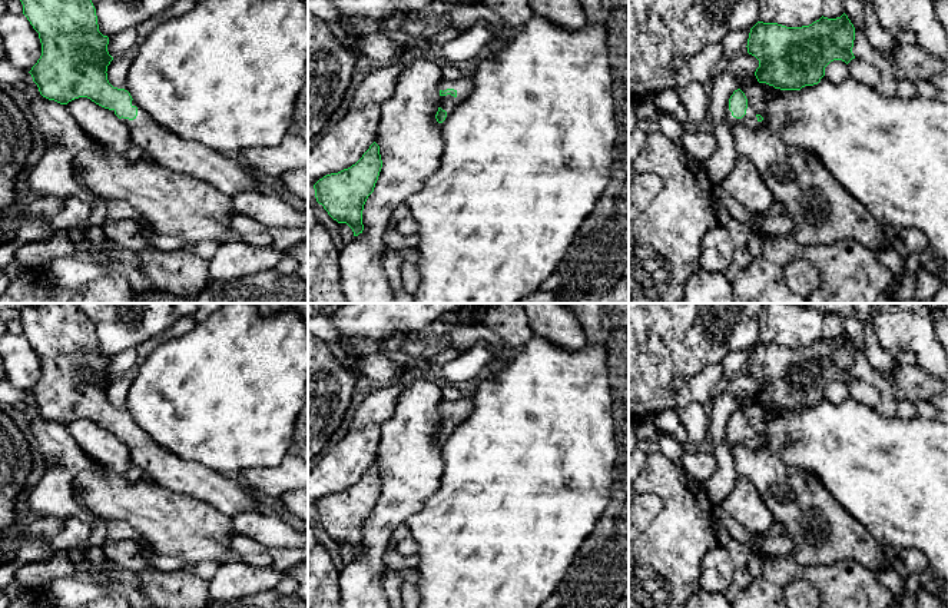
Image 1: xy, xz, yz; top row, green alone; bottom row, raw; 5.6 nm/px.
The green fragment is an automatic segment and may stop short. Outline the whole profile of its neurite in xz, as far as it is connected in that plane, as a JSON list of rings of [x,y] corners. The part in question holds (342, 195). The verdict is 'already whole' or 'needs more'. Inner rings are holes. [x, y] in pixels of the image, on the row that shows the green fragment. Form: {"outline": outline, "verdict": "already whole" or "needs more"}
{"outline": [[[374,142],[355,165],[327,175],[314,185],[316,202],[334,220],[347,223],[354,236],[364,230],[364,205],[374,192],[381,167],[379,146]]], "verdict": "already whole"}

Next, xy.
{"outline": [[[20,0],[23,14],[39,33],[42,56],[29,72],[43,97],[60,104],[87,97],[112,110],[129,129],[133,143],[152,160],[175,173],[203,180],[228,196],[246,190],[272,192],[276,182],[268,180],[241,162],[239,157],[216,153],[199,143],[183,140],[160,127],[149,117],[125,89],[113,87],[107,80],[107,66],[113,57],[107,52],[109,37],[99,31],[96,9],[92,0]]], "verdict": "needs more"}

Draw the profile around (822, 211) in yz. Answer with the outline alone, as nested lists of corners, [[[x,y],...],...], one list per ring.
[[[758,122],[753,129],[729,124],[729,130],[737,153],[753,163],[775,202],[783,206],[783,215],[793,222],[790,237],[798,243],[816,246],[852,239],[874,253],[878,249],[891,247],[879,222],[826,170],[816,155],[788,146],[762,122]]]

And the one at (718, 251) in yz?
[[[725,226],[710,229],[700,246],[700,268],[709,272],[725,273],[733,263],[735,245]]]

